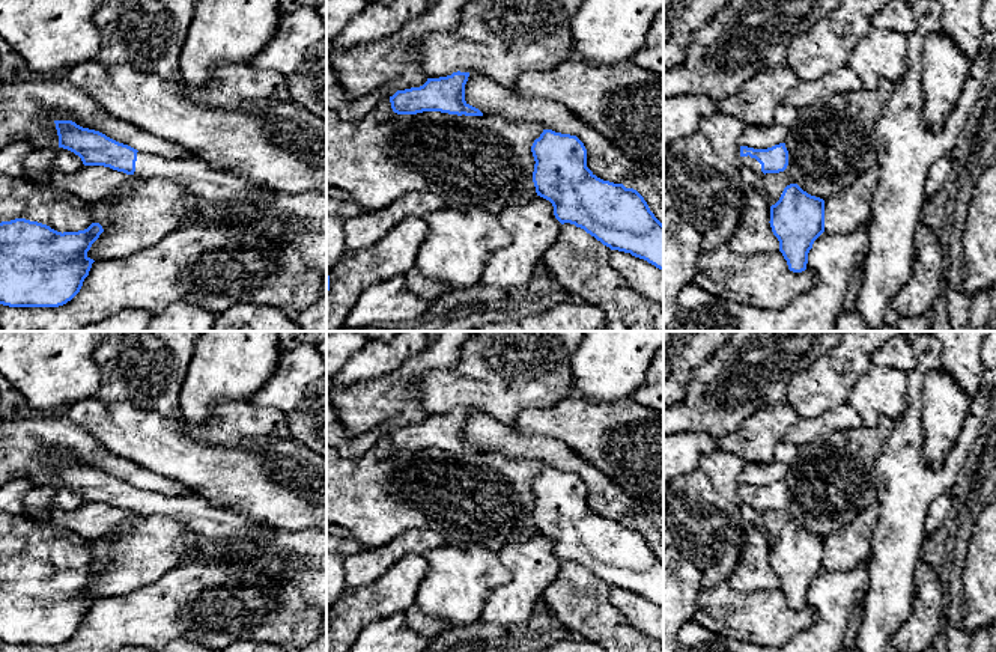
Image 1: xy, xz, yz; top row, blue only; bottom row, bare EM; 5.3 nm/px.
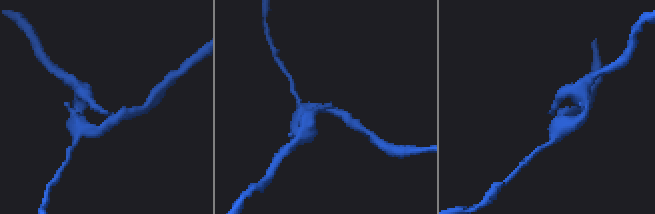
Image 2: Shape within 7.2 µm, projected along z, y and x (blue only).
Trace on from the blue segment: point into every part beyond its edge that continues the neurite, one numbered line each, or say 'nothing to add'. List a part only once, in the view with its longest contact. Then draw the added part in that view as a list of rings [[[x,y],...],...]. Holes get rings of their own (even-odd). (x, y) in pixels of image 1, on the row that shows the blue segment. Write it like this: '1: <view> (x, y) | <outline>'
1: yz (753, 163) | [[[748,155],[748,157],[740,157],[740,158],[742,158],[743,166],[751,167],[751,169],[755,170],[760,176],[764,175],[764,173],[761,172],[761,164],[760,164],[755,158],[751,158],[749,155]]]

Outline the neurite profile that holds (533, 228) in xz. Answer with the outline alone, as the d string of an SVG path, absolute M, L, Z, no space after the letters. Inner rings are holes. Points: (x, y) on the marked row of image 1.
M540 196L524 206L504 208L496 217L510 235L510 244L489 256L481 282L490 288L521 288L558 239L561 223L554 215L552 203Z

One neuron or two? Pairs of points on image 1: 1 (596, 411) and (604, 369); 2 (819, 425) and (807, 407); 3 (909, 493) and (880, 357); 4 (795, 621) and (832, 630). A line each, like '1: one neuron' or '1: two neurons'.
1: two neurons
2: two neurons
3: two neurons
4: two neurons

